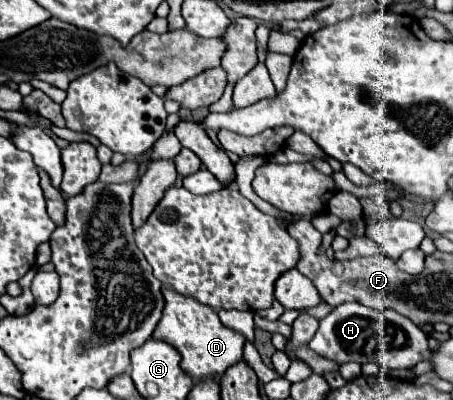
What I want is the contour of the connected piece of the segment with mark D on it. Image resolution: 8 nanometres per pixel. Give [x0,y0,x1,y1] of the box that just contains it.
[151,289,245,383]

